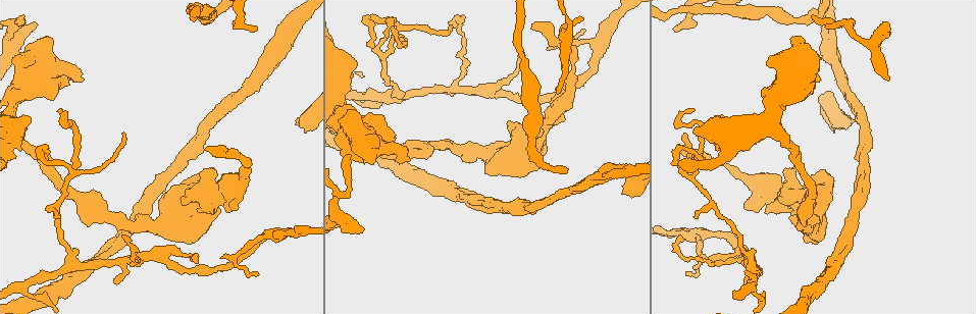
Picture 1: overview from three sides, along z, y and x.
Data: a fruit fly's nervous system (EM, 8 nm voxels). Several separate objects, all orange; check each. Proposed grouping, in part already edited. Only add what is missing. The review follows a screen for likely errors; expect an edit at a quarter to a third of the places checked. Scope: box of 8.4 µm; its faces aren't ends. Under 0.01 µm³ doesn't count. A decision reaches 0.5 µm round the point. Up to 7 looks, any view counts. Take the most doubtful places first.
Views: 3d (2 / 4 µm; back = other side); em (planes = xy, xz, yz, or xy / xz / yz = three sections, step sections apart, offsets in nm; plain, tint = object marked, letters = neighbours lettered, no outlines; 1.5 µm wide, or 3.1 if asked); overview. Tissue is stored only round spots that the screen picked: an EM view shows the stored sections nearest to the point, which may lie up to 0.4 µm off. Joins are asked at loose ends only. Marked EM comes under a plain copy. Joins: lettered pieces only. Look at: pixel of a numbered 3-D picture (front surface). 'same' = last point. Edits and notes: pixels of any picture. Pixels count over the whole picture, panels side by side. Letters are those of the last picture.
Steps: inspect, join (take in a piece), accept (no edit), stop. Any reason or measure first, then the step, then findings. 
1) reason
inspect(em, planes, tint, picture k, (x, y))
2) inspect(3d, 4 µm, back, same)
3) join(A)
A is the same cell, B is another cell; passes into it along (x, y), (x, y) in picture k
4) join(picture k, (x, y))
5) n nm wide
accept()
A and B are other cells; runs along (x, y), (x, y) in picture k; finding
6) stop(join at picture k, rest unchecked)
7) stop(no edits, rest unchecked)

an open end
inspect(em, planes, letters, picture 1, (887, 23))

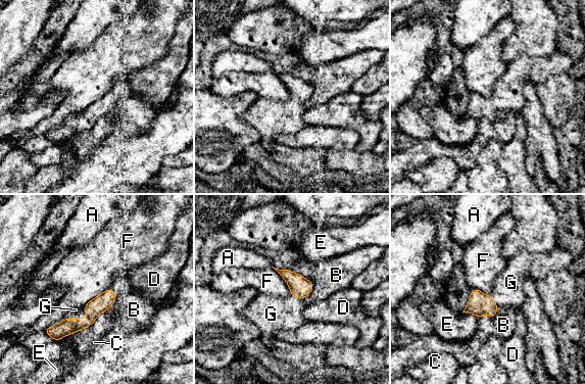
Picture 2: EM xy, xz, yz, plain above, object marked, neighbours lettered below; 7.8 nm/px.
join(picture 2, (275, 314))
G is the same cell, A, B, C, D, E and F are other cells; it goes on there

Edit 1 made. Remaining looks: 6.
see it whole again
inspect(overview)

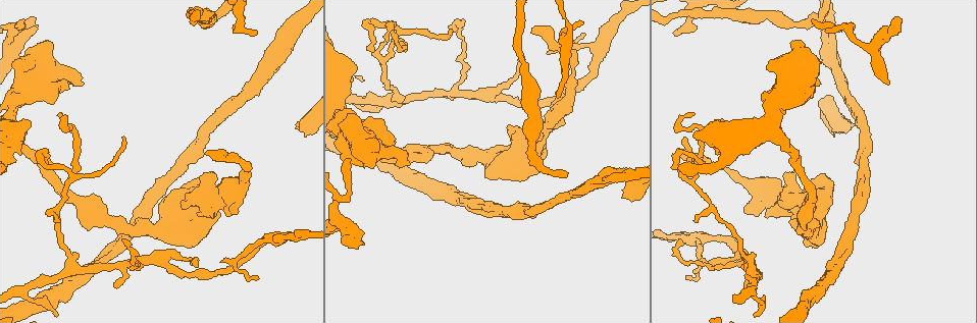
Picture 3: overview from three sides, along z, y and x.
free end
inspect(3d, 2 µm, picture 3, (256, 32))

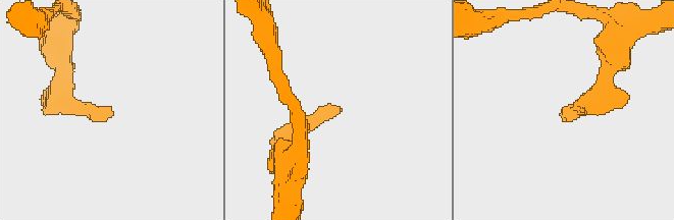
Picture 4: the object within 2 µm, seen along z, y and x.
need the tissue
inspect(em, planes, tint, picture 4, (562, 116))

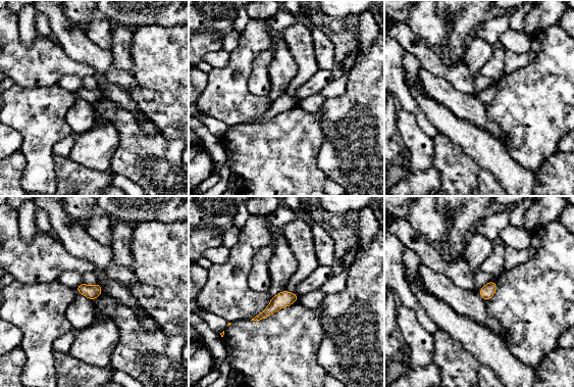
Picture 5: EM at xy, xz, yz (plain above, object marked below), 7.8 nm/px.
see the neighbours
inspect(em, planes, letters, same)

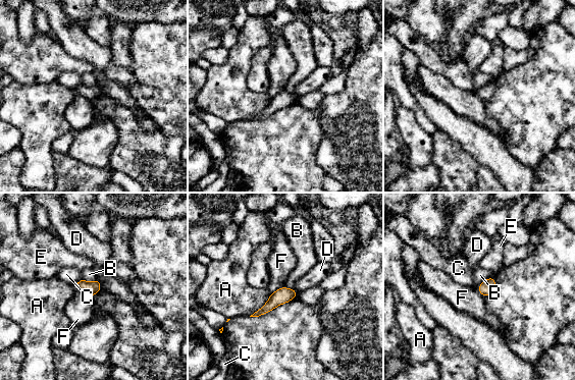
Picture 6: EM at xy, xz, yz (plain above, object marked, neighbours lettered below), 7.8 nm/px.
accept()
A, B, C, D, E and F are other cells; none of them fits

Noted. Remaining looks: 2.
an open end
inspect(3d, 4 µm, picture 3, (116, 285))

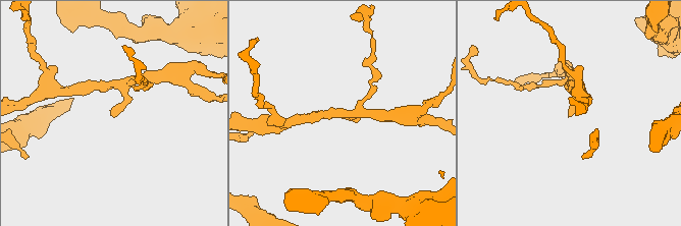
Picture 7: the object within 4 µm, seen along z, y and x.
inspect(em, planes, letters, picture 7, (568, 116))

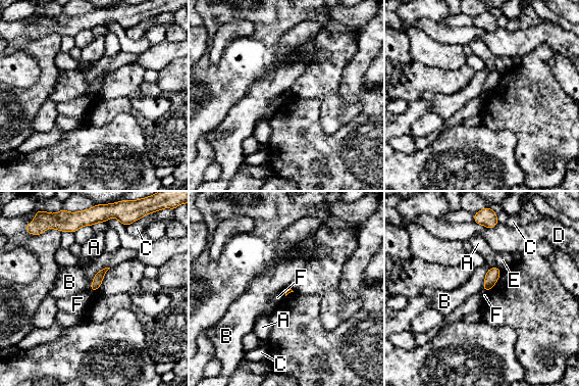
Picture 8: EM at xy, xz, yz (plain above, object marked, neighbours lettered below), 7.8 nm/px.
accept()
A, B, C, D, E and F are other cells; border along (109, 267), (99, 270), (94, 276) in picture 8; no lettered piece goes on from it

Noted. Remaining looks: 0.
stop(join at picture 2, rest unchecked)

